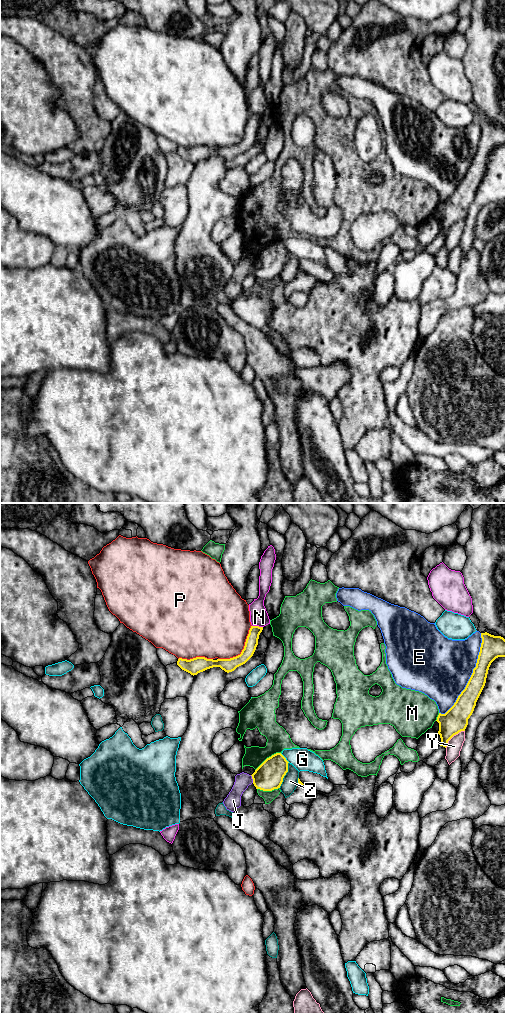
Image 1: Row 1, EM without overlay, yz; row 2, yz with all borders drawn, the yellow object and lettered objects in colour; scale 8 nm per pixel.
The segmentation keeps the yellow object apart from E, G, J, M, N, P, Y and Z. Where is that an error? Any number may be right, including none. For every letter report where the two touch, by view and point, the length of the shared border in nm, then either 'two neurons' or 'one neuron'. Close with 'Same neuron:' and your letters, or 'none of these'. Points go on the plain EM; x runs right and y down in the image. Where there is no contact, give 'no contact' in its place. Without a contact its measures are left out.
E: yz (471, 164) | 750 nm | two neurons
G: yz (285, 246) | 110 nm | two neurons
J: yz (252, 266) | 70 nm | two neurons
M: yz (267, 246) | 260 nm | two neurons
N: yz (257, 114) | 90 nm | two neurons
P: yz (242, 138) | 380 nm | two neurons
Y: yz (453, 223) | 220 nm | two neurons
Z: yz (285, 262) | 220 nm | two neurons
Same neuron: none of these

